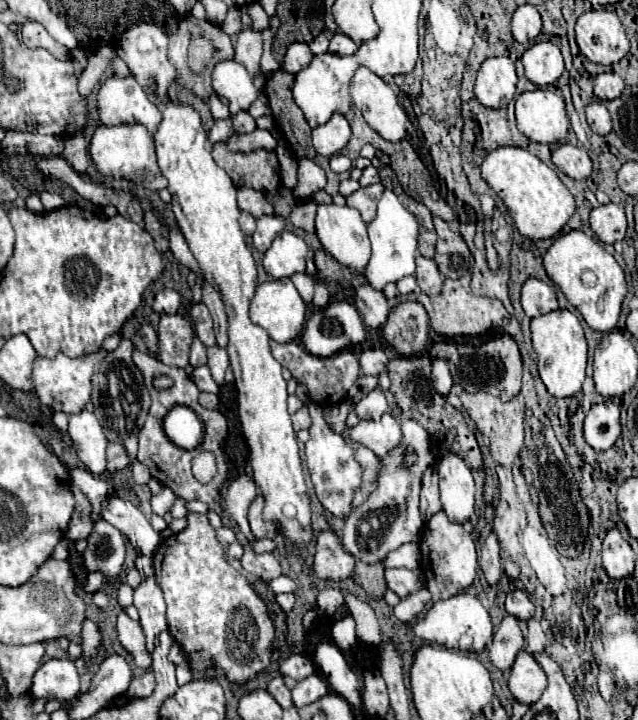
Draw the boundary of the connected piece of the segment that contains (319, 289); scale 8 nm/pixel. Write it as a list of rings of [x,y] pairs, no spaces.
[[[318,281],[316,283],[316,291],[314,291],[314,305],[316,307],[326,307],[326,303],[328,303],[328,289],[326,289],[326,285],[324,285],[324,281]]]

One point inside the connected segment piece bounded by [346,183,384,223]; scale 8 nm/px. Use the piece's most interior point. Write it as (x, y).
(365, 199)

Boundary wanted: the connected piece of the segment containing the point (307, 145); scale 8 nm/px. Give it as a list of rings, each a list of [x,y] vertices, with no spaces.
[[[276,71],[276,73],[272,73],[272,75],[266,79],[266,97],[268,97],[270,107],[272,107],[272,117],[274,117],[276,125],[280,127],[282,135],[286,137],[286,141],[290,143],[290,147],[292,147],[296,159],[308,157],[308,159],[312,159],[314,163],[318,163],[318,165],[326,171],[326,175],[328,175],[328,185],[326,185],[324,191],[330,193],[330,195],[336,195],[336,193],[338,193],[338,185],[340,185],[340,177],[342,177],[342,175],[330,171],[328,159],[316,153],[316,149],[314,149],[314,145],[312,145],[312,129],[310,129],[310,125],[306,123],[306,119],[304,119],[300,107],[298,107],[298,105],[294,103],[294,99],[292,99],[292,81],[294,81],[294,75],[282,73],[282,71]]]

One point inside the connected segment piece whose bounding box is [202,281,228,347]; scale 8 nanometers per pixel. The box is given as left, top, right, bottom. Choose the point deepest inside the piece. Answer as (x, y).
(210, 297)

